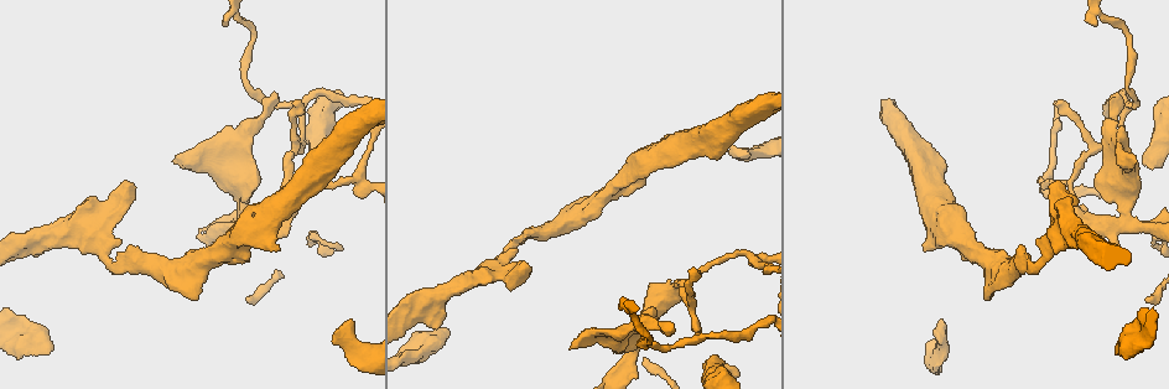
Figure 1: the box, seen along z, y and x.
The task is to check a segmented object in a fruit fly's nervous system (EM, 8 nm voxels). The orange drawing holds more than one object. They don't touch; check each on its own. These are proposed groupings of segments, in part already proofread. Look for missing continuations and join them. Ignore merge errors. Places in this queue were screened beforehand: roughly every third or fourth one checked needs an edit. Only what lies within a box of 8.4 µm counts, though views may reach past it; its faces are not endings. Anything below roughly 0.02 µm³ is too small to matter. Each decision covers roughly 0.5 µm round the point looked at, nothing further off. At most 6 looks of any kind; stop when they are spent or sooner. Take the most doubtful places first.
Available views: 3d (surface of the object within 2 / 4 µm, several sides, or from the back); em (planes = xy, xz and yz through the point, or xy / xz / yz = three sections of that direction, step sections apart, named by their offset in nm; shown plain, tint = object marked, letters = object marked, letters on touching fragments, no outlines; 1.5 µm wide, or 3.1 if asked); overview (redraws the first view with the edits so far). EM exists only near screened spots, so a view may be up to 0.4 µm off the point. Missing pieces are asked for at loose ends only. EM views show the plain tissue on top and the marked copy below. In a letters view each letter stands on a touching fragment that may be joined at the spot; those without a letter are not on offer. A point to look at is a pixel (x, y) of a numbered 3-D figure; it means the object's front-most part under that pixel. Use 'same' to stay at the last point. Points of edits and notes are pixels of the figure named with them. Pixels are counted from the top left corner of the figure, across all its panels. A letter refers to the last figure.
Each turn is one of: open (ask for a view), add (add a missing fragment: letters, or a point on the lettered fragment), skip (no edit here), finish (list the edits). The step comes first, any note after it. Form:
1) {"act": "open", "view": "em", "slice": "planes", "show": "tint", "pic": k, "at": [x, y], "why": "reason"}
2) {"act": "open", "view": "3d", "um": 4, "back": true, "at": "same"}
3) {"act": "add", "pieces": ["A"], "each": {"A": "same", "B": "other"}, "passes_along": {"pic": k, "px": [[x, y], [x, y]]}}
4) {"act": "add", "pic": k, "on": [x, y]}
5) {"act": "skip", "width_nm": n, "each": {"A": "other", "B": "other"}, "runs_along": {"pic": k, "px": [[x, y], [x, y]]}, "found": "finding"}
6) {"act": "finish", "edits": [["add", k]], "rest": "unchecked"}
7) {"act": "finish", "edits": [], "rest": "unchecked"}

{"act": "open", "view": "em", "slice": "yz", "step": 8, "show": "letters", "pic": 1, "at": [46, 352], "why": "free end"}

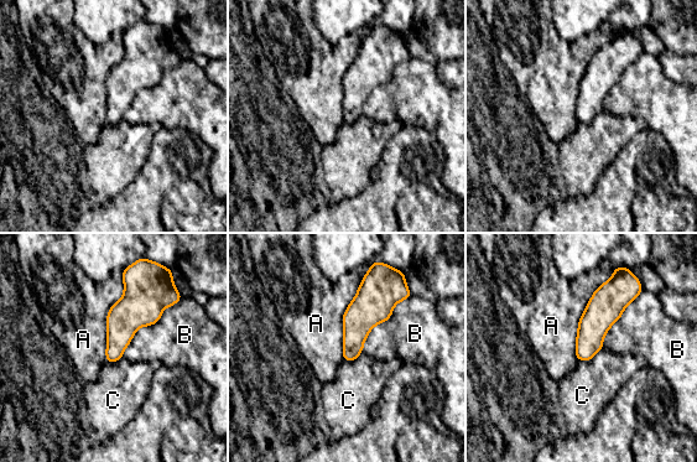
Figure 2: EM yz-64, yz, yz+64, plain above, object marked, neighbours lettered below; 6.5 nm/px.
{"act": "skip", "width_nm": 150, "longest_contact_nm": ["A", 600], "each": {"A": "other", "B": "other", "C": "other"}, "found": "no lettered fragment goes on from it"}

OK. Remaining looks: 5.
{"act": "open", "view": "em", "slice": "planes", "show": "letters", "pic": 1, "at": [704, 366]}

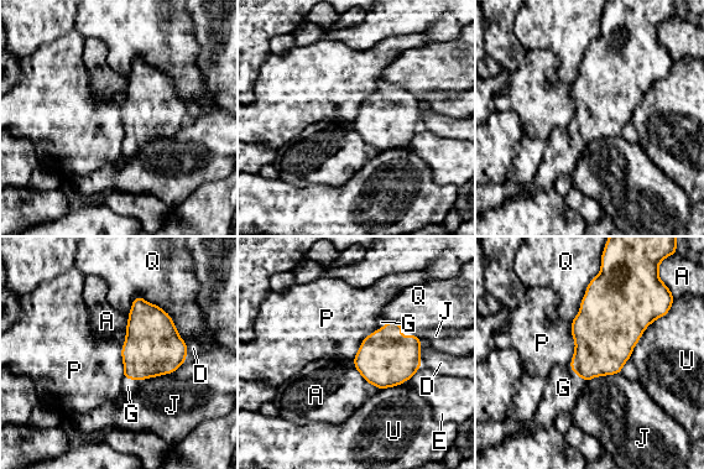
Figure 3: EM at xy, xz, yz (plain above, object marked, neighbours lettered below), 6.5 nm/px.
{"act": "add", "pieces": ["G"], "longest_contact_nm": ["Q", 460], "each": {"A": "other", "D": "other", "E": "other", "G": "same", "J": "other", "P": "other", "Q": "other", "U": "other"}, "passes_along": {"pic": 3, "px": [[152, 347], [134, 378], [128, 386]]}, "found": "the cell continues"}

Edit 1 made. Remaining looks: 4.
{"act": "open", "view": "3d", "um": 2, "pic": 1, "at": [437, 327]}

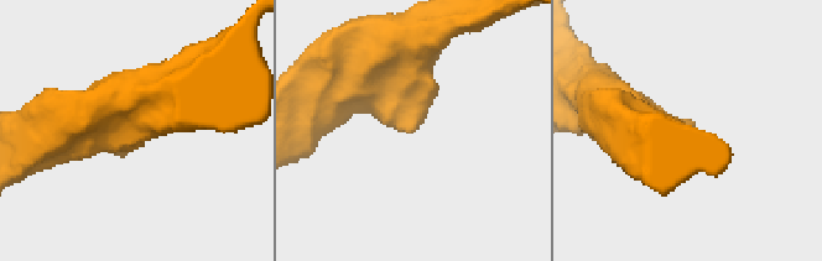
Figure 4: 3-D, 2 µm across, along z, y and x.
{"act": "open", "view": "em", "slice": "planes", "show": "letters", "pic": 4, "at": [693, 125]}

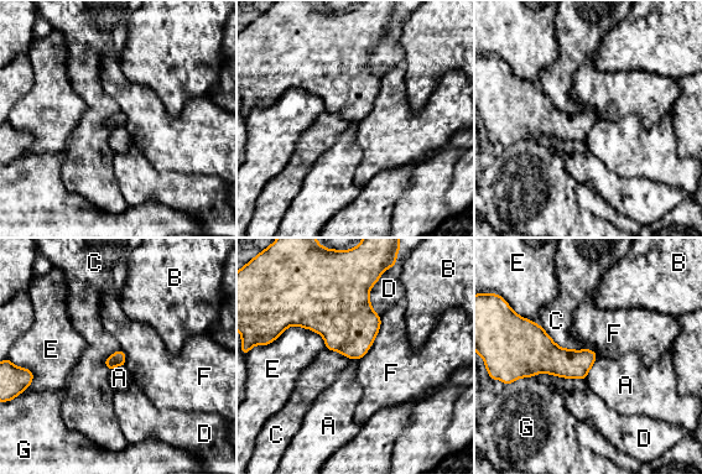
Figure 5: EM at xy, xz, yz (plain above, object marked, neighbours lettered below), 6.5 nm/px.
{"act": "skip", "each": {"A": "other", "B": "other", "C": "other", "D": "other", "E": "other", "F": "other", "G": "other"}, "border": {"pic": 5, "px": [[597, 358], [584, 379]]}, "found": "no lettered fragment goes on from it"}

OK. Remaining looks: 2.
{"act": "finish", "edits": [["add", 3]], "rest": "unchecked"}

